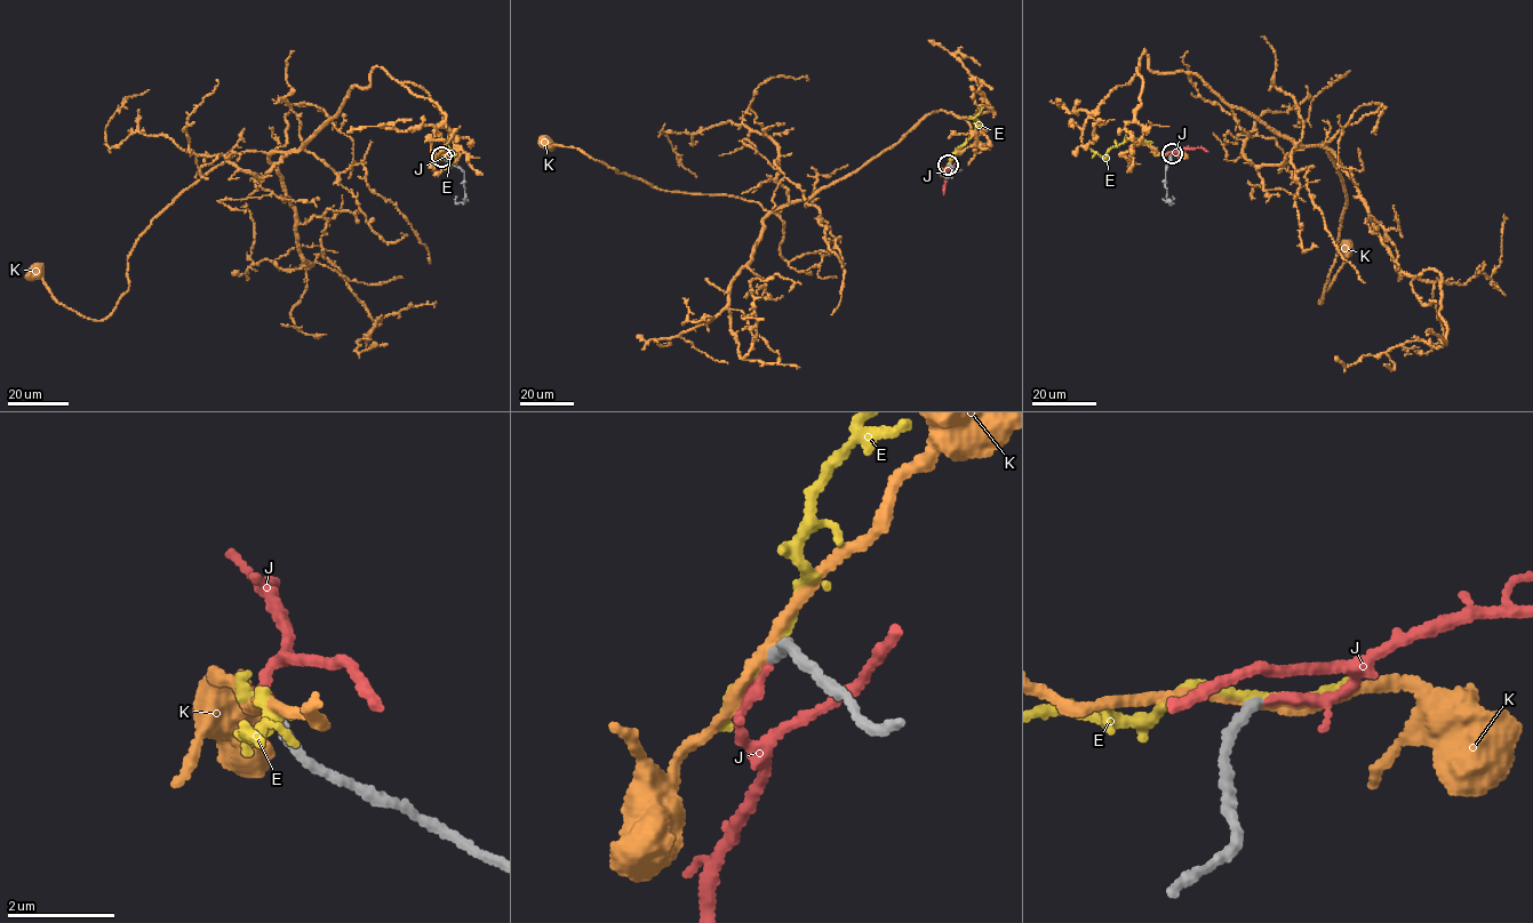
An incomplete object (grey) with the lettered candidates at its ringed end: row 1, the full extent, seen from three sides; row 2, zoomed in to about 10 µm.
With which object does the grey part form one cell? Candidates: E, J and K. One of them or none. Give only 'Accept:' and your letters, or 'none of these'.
Accept: J

